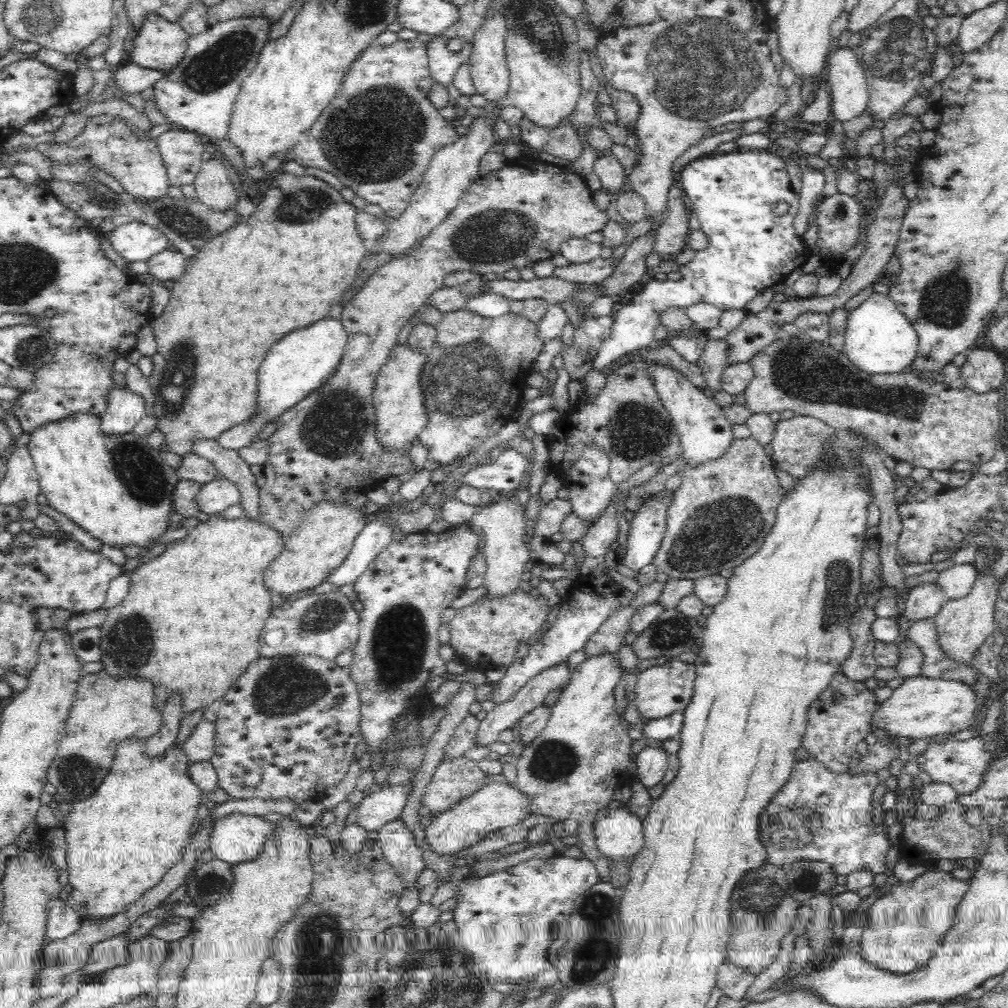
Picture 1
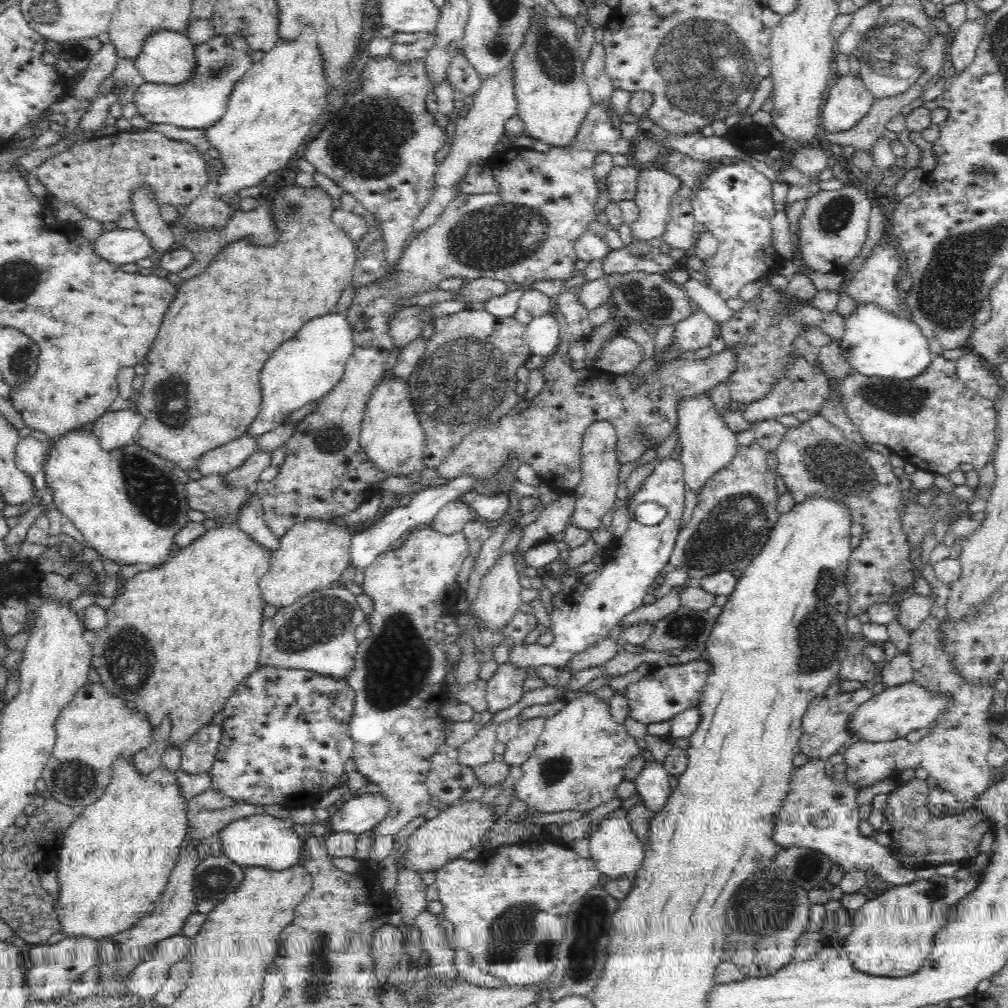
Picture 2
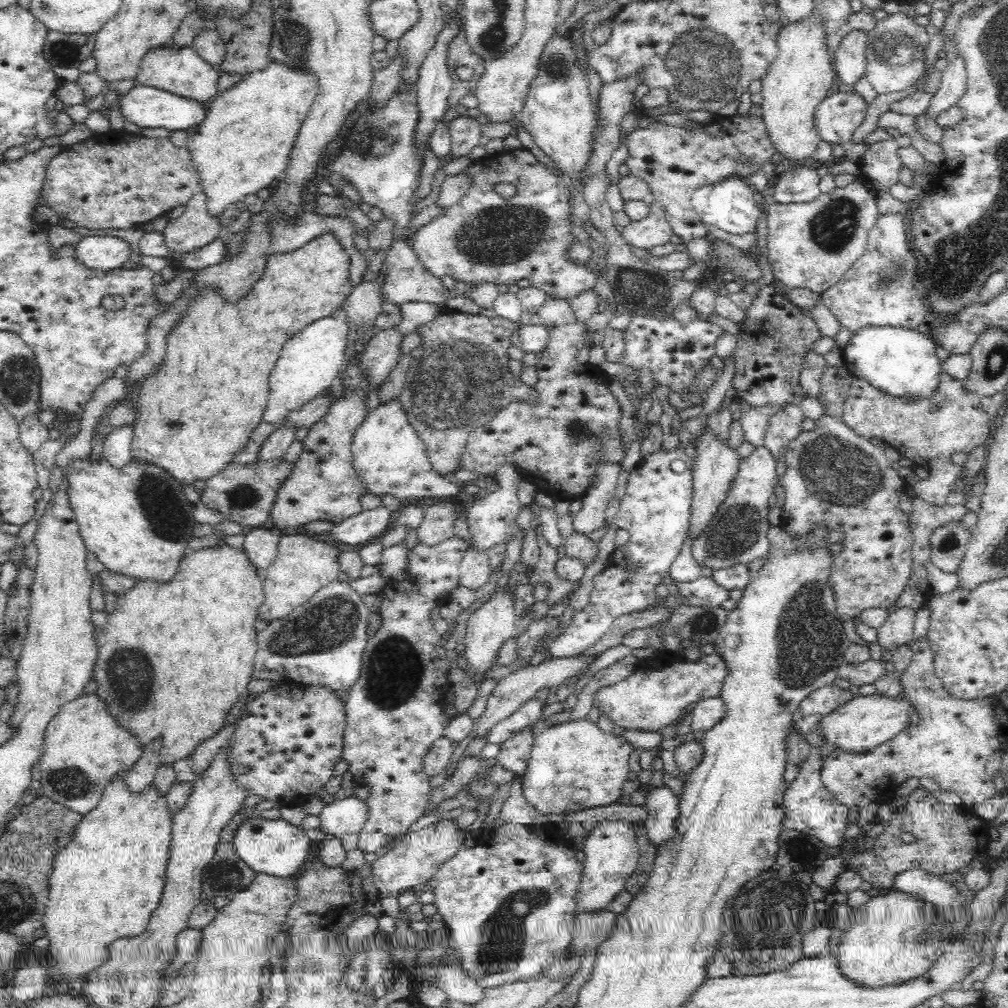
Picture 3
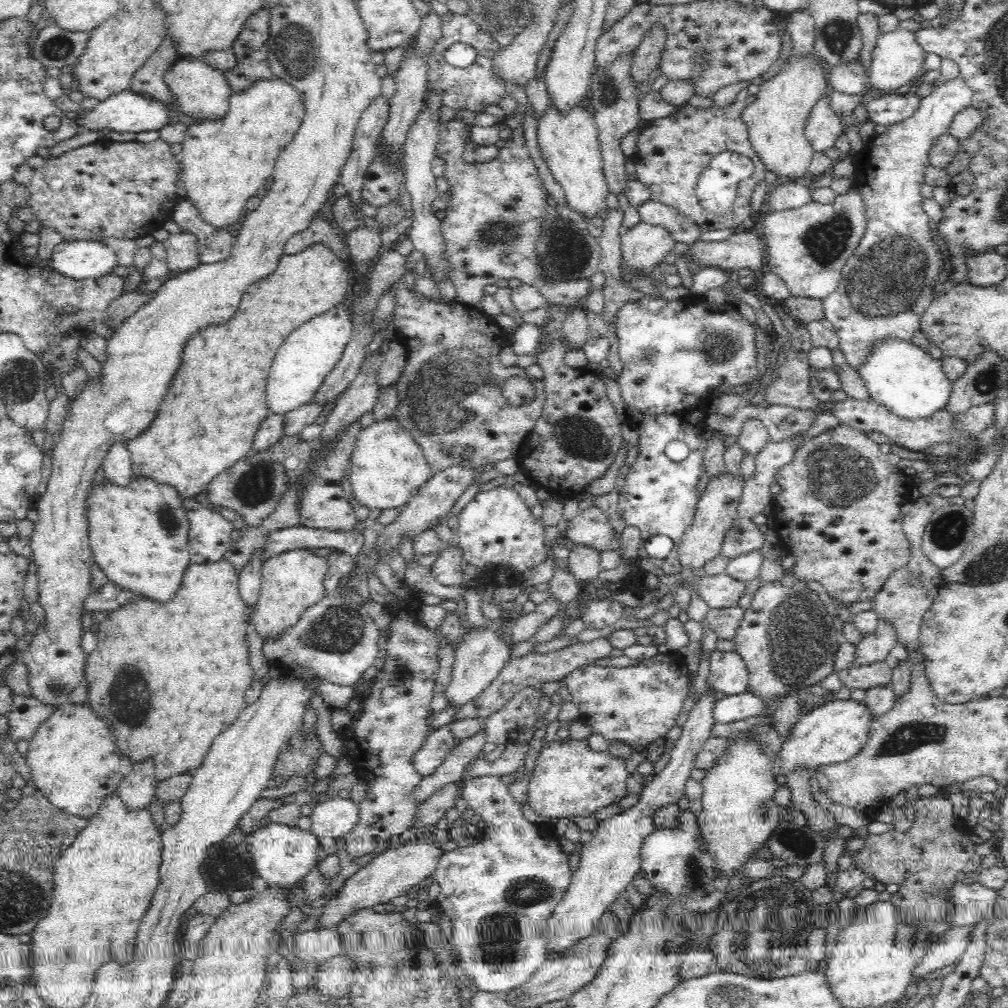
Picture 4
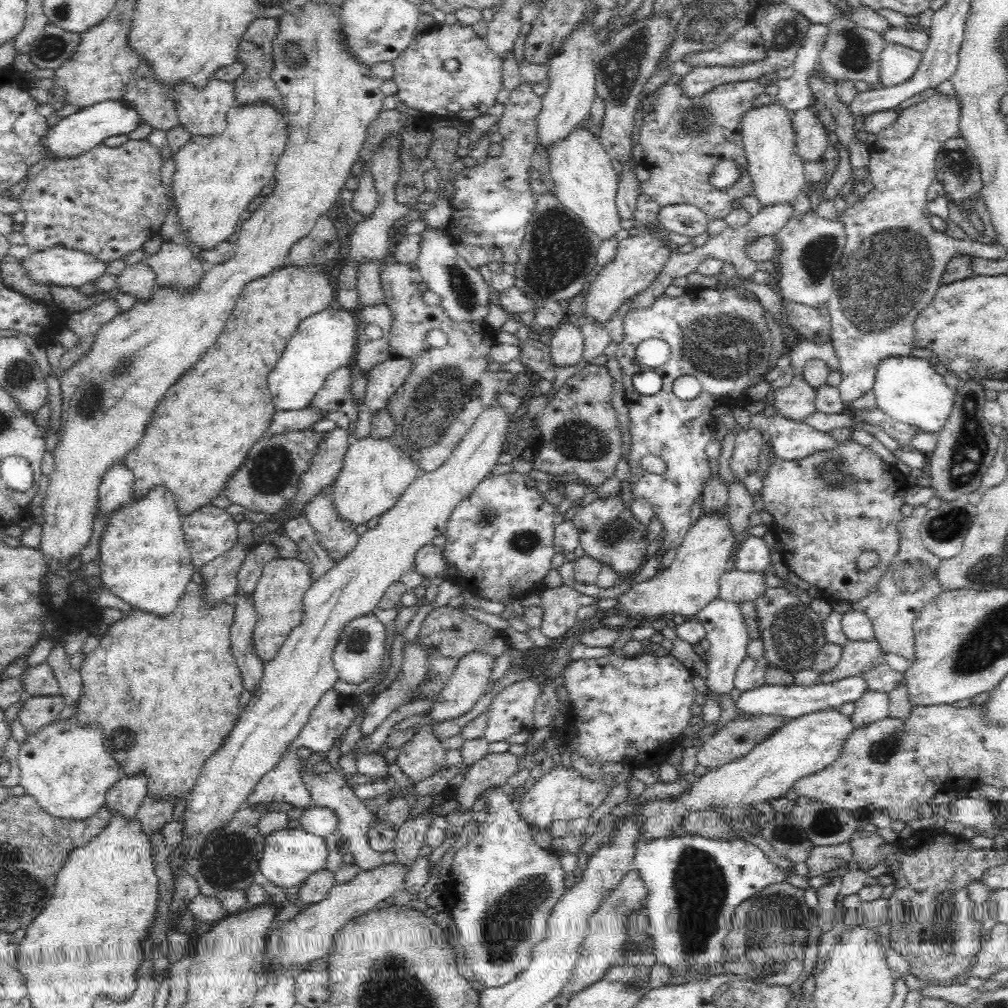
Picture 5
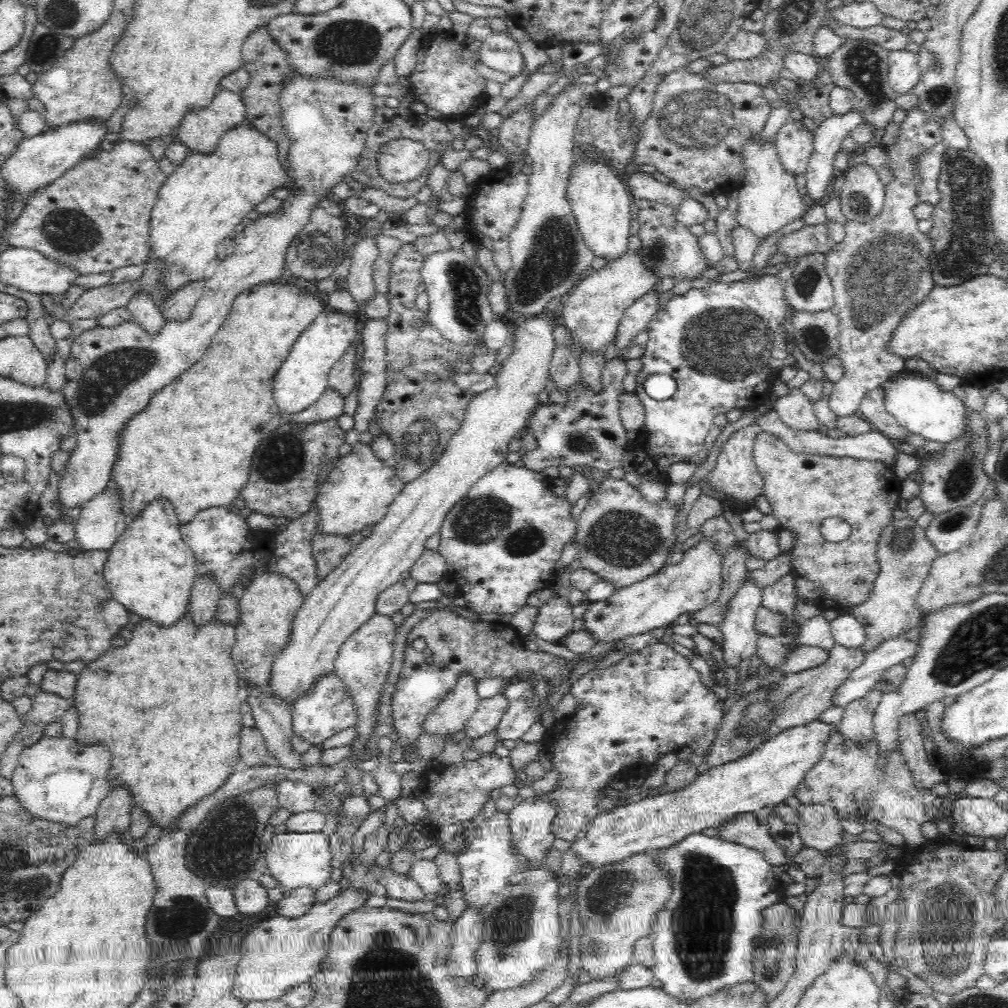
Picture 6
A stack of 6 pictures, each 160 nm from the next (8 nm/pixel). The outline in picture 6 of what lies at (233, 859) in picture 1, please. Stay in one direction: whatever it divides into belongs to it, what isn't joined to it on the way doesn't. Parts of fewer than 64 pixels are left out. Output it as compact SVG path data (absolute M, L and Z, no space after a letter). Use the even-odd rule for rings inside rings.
M287 832L275 834L271 838L269 848L265 852L266 865L271 876L282 885L286 891L309 887L316 891L330 879L331 848L329 838L323 832Z

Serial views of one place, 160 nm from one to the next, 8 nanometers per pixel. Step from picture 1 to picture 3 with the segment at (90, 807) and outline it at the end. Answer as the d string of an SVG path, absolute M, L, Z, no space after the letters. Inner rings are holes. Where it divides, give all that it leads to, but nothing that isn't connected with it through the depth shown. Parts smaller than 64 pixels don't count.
M116 774L102 793L99 803L80 823L69 843L55 857L54 870L49 880L49 896L43 927L50 938L48 958L50 967L58 968L60 990L58 994L76 994L86 983L89 973L107 960L107 947L124 936L142 934L150 917L160 905L170 860L171 825L173 815L168 810L164 794L152 782L136 795L126 786L123 774Z

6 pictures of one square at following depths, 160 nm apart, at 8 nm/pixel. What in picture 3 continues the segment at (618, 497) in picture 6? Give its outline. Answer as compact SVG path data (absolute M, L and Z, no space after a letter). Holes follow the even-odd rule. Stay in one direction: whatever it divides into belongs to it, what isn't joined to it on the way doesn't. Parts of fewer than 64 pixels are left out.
M620 463L597 464L597 470L593 474L593 483L580 496L582 507L573 516L573 528L583 535L590 534L601 528L606 518L606 507L615 498L618 475L621 471Z

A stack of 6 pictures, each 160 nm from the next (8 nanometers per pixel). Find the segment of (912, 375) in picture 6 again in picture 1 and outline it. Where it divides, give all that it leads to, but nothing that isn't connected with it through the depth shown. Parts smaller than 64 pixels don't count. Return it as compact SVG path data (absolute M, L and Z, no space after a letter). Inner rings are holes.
M878 292L863 301L857 308L850 310L847 317L846 332L844 335L843 350L848 359L863 372L872 375L893 375L910 372L909 367L917 355L918 335L906 317L898 310L897 304Z

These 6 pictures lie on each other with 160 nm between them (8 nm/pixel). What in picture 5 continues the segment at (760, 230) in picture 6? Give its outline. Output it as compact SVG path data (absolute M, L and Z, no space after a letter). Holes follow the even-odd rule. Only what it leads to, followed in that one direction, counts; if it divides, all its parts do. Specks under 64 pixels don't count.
M777 98L768 104L746 110L742 116L742 136L746 150L747 170L752 176L752 185L756 198L760 198L762 206L774 204L794 204L804 193L808 182L804 172L804 161L799 159L795 151L795 128L791 122L793 110L784 108Z

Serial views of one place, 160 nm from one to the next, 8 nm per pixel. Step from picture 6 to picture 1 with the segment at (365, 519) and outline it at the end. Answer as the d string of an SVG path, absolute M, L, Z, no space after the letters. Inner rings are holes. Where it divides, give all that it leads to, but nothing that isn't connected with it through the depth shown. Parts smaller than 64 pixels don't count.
M397 344L376 378L373 394L375 420L378 422L376 434L384 450L409 451L410 444L413 444L418 434L426 427L428 416L419 378L427 362L427 353L428 350L412 349L408 344Z

